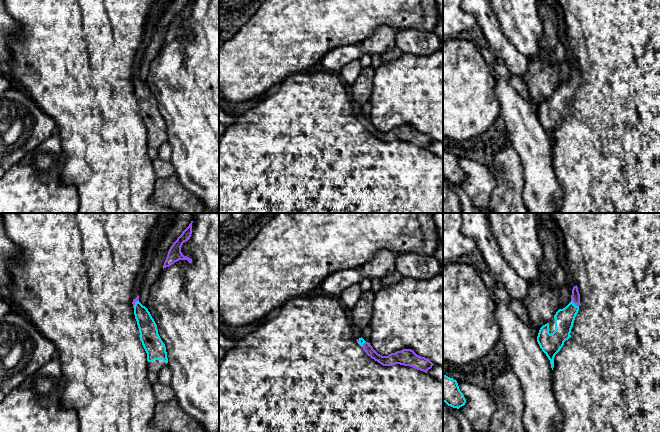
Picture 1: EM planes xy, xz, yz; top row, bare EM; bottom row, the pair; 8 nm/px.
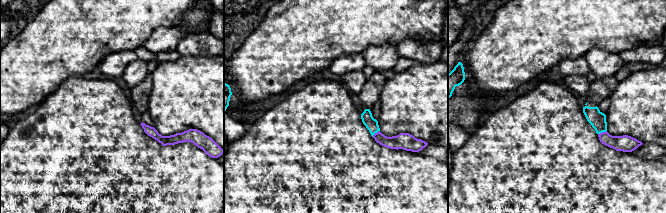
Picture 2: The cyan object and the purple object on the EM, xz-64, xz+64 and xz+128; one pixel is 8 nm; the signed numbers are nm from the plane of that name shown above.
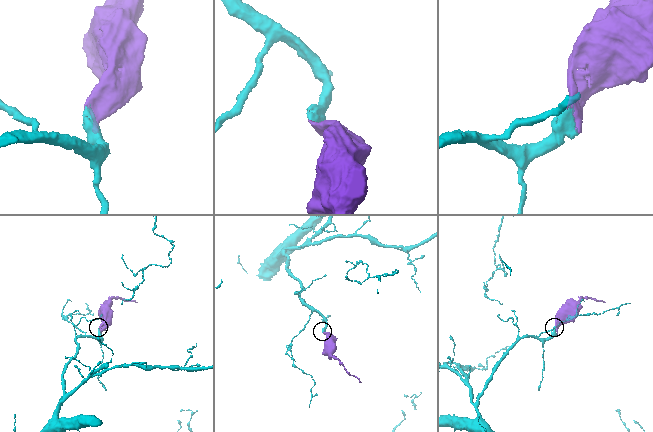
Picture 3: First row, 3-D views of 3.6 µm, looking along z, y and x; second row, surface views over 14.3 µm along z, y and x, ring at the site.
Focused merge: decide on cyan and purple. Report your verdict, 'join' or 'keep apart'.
join

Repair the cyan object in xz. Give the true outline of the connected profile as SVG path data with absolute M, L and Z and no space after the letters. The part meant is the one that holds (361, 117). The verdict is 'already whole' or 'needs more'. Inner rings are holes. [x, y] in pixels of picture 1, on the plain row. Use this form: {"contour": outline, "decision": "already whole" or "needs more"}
{"contour": "M362 113L356 116L357 119L363 124L368 132L377 137L383 142L393 142L396 140L410 142L417 146L427 149L434 141L429 135L417 131L411 125L403 125L388 132L378 130L373 123L366 118Z", "decision": "needs more"}

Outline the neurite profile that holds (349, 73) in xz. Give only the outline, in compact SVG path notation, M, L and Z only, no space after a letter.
M360 59L354 60L342 67L339 71L342 81L345 85L353 85L362 71Z

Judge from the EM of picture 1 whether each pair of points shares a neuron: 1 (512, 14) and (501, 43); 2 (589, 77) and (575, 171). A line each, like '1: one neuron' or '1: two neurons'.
1: two neurons
2: one neuron

